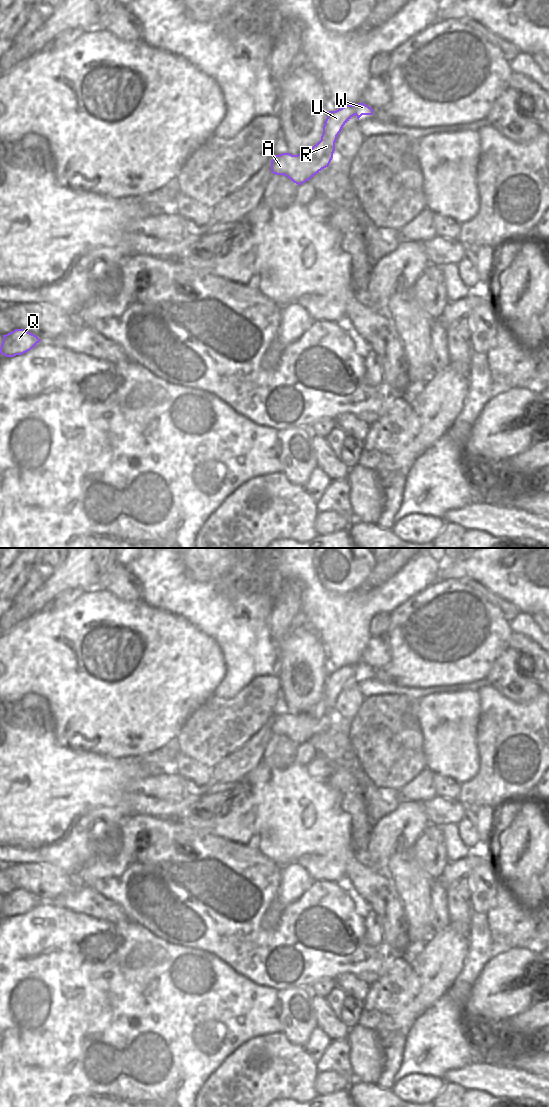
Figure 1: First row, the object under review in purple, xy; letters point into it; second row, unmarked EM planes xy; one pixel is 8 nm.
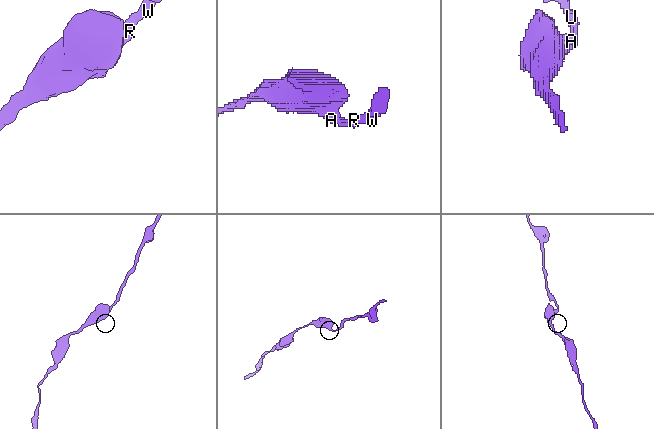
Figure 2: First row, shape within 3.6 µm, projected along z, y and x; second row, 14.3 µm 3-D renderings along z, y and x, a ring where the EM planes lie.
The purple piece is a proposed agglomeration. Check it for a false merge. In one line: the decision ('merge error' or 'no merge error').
no merge error

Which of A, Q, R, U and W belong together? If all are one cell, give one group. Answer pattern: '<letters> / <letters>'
A Q R U W

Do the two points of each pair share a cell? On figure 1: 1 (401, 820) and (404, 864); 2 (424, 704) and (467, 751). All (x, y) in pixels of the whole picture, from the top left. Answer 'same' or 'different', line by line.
1: different
2: same

